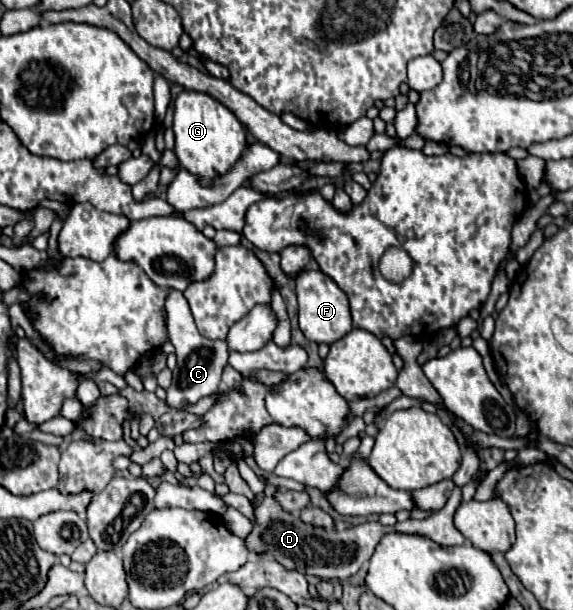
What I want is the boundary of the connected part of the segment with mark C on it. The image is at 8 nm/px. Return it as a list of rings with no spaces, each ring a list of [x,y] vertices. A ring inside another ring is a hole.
[[[169,290],[165,308],[167,308],[169,340],[175,346],[175,354],[177,354],[177,368],[173,370],[173,382],[167,390],[167,404],[171,408],[183,408],[185,404],[197,402],[199,398],[211,396],[219,390],[221,374],[229,358],[229,346],[225,340],[209,340],[199,334],[189,304],[179,290]]]

